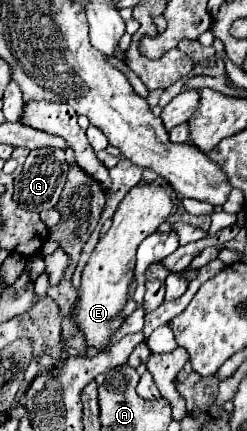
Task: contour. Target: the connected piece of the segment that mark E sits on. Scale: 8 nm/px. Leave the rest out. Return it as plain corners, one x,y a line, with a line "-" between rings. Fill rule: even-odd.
156,180
154,184
136,184
126,198
120,202
110,230
100,238
96,244
86,268
82,270
82,284
80,284
80,296
74,306
74,324
82,330
86,348
94,348
98,352
108,352
112,346
114,332
124,324
124,316
120,314
122,308
128,302
130,284
134,278
134,266
136,266
136,248
138,244
156,232
156,228
166,222
172,214
172,196
174,190
166,184
166,180

